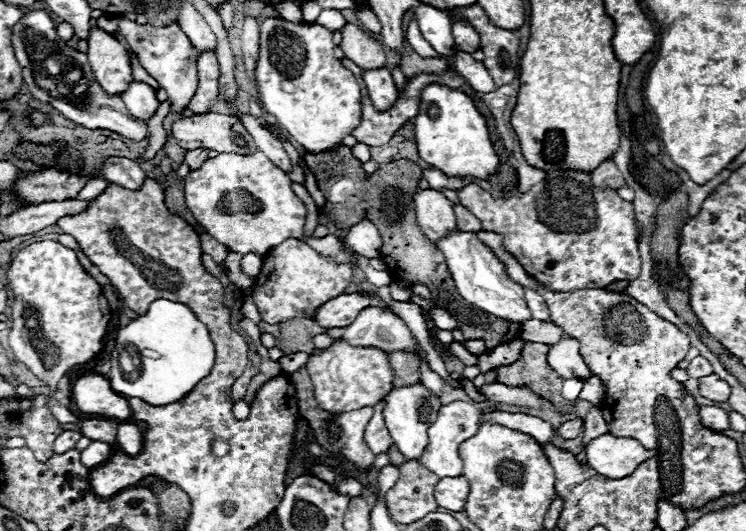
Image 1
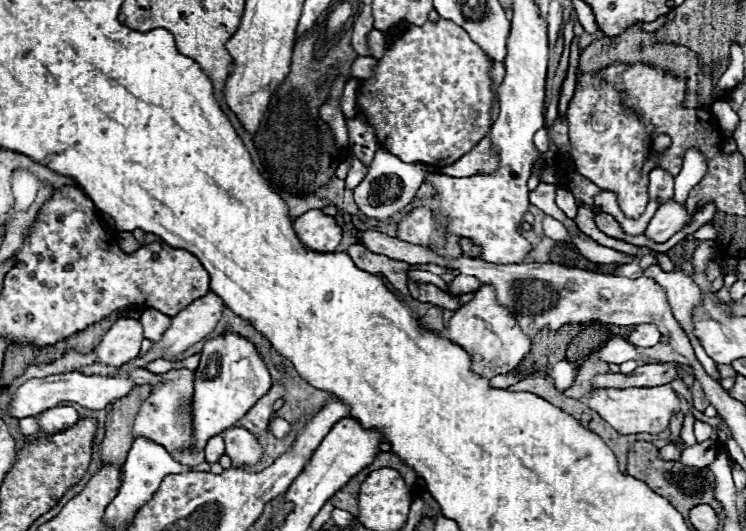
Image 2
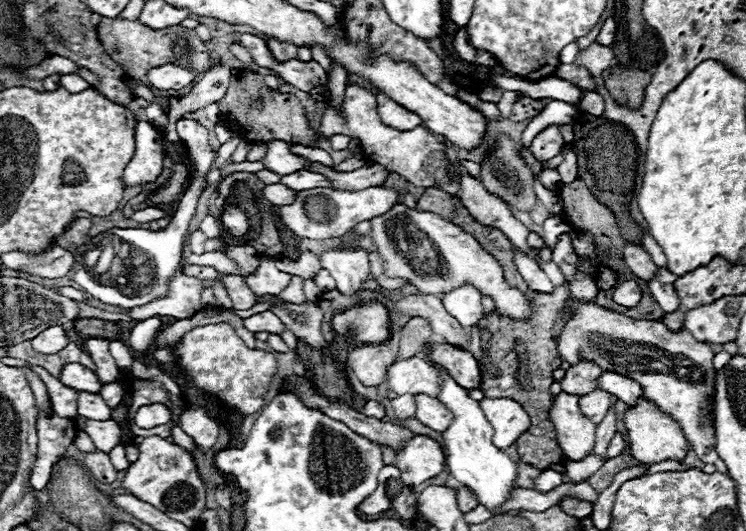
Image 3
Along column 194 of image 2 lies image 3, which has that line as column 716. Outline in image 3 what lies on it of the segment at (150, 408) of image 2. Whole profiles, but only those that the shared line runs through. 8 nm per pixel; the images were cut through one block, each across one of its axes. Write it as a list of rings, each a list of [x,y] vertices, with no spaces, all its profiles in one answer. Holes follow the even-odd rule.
[[[572,300],[576,316],[564,326],[558,352],[566,362],[578,362],[578,352],[594,360],[602,370],[612,370],[636,380],[644,388],[644,396],[656,402],[666,414],[676,418],[686,434],[686,440],[704,464],[714,464],[722,474],[728,474],[726,464],[716,454],[714,444],[714,352],[708,342],[698,342],[688,330],[670,332],[660,320],[632,320],[598,304],[580,304]]]

